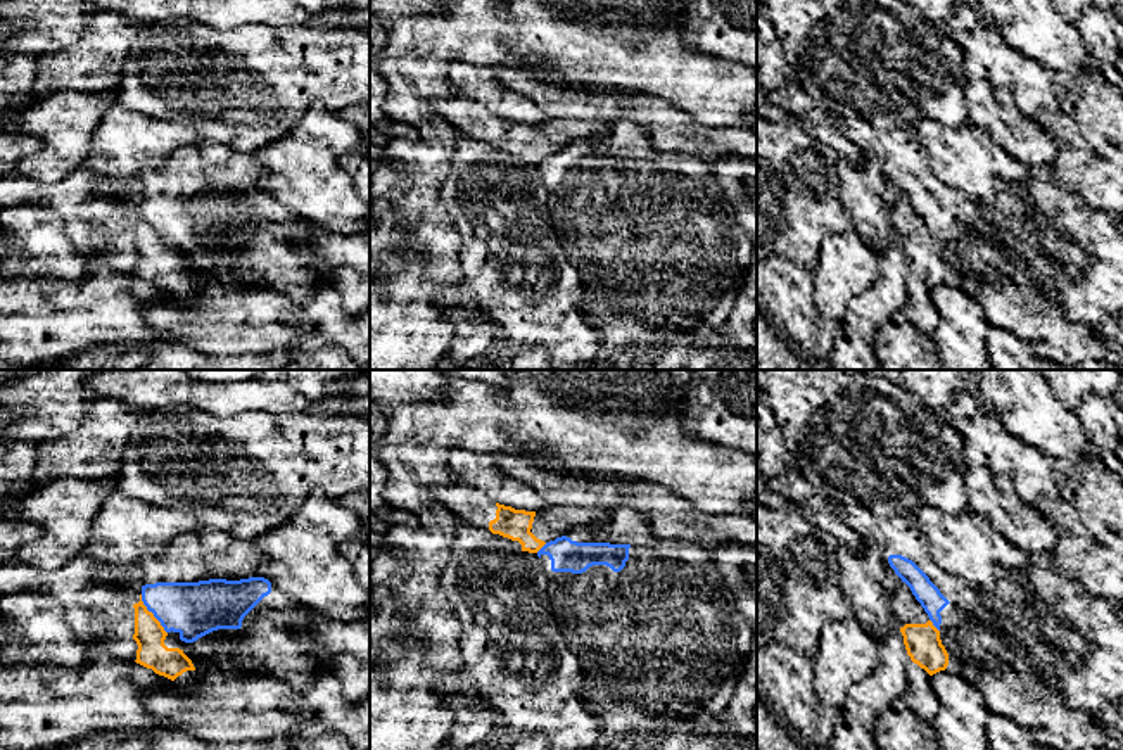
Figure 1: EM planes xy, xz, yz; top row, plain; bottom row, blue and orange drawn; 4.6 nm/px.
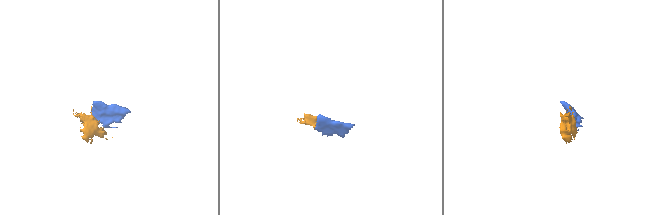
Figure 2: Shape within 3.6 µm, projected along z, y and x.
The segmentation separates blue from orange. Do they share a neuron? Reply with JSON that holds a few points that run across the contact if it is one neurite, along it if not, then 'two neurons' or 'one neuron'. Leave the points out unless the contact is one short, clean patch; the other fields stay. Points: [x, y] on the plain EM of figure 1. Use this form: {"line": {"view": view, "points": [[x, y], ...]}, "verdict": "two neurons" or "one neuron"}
{"line": {"view": "xy", "points": [[140, 208], [140, 213], [166, 246]]}, "verdict": "two neurons"}

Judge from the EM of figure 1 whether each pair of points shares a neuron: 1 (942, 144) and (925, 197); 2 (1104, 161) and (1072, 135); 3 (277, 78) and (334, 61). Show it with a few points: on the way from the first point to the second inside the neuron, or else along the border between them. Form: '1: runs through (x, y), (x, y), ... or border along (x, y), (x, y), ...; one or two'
1: border along (914, 133), (932, 170), (966, 194); two
2: runs through (1096, 161), (1075, 144); one
3: runs through (291, 69), (298, 66), (320, 66); one

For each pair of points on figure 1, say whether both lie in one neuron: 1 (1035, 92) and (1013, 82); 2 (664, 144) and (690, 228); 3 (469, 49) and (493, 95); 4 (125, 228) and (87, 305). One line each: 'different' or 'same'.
1: same
2: different
3: different
4: different

